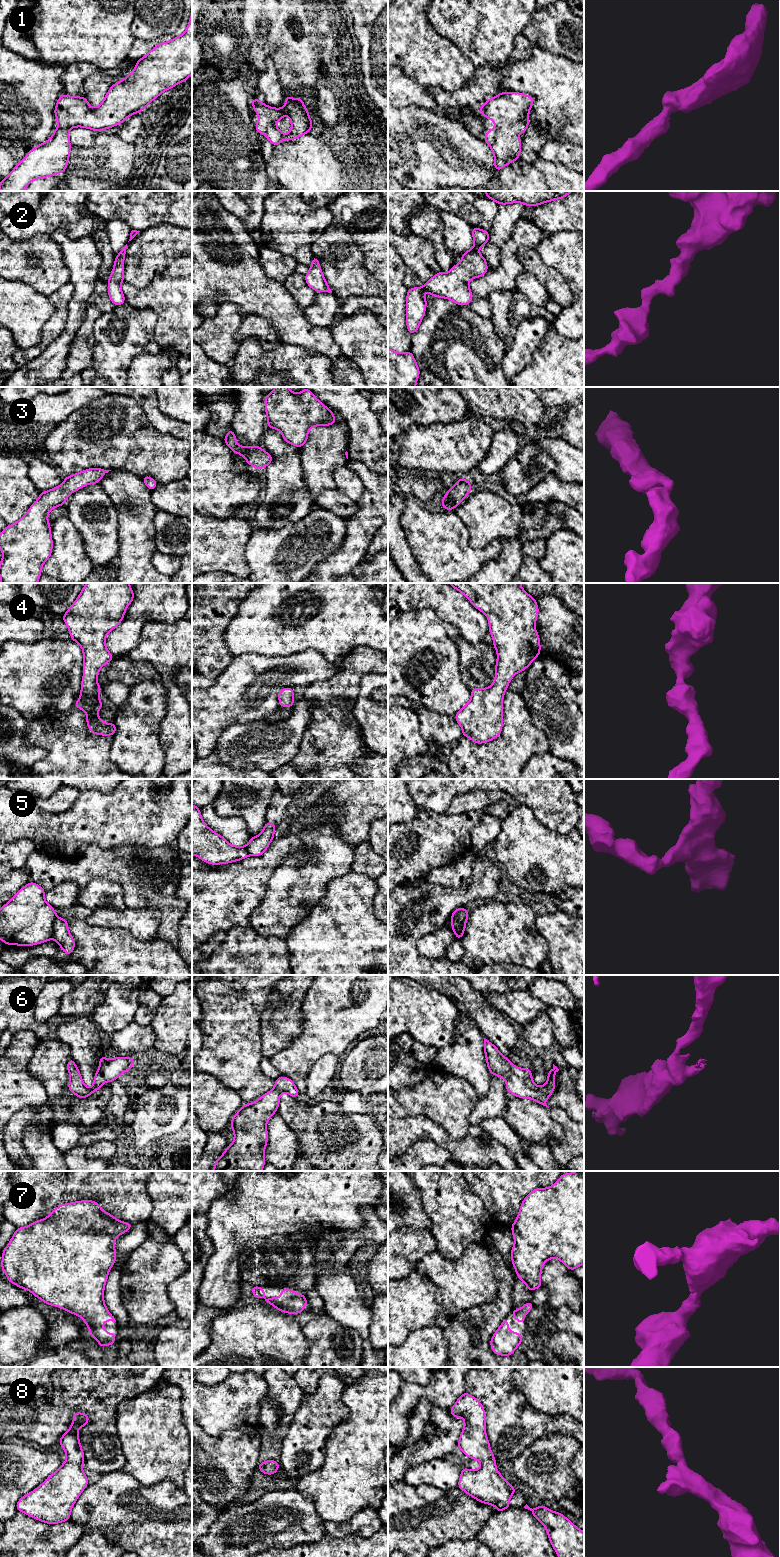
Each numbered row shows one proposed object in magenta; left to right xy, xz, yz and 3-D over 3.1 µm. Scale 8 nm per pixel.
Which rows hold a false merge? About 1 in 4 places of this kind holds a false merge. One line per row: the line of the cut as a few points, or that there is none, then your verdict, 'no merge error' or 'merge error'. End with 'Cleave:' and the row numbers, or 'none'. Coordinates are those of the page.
1: cut none; no merge error
2: cut none; no merge error
3: cut none; no merge error
4: cut none; no merge error
5: cut xy (57, 917), (53, 923), (51, 937); merge error
6: cut none; no merge error
7: cut none; no merge error
8: cut none; no merge error
Cleave: 5

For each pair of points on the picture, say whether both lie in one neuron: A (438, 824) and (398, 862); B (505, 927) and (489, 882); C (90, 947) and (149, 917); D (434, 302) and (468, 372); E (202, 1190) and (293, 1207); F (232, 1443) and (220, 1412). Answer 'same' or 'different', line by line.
A: same
B: different
C: different
D: same
E: different
F: different

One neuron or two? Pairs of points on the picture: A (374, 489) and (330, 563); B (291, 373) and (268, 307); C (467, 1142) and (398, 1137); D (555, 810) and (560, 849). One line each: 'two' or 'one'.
A: one
B: two
C: one
D: two

